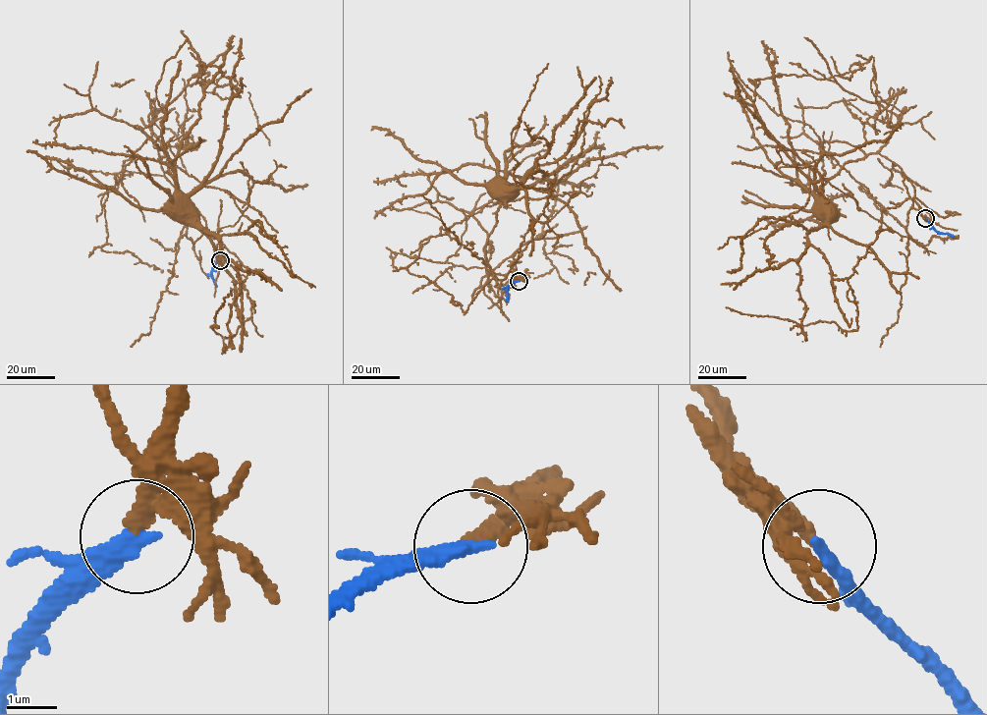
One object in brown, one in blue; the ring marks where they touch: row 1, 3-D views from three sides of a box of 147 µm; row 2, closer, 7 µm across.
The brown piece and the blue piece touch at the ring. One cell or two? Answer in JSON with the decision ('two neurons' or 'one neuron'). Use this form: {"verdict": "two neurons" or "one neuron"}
{"verdict": "two neurons"}

